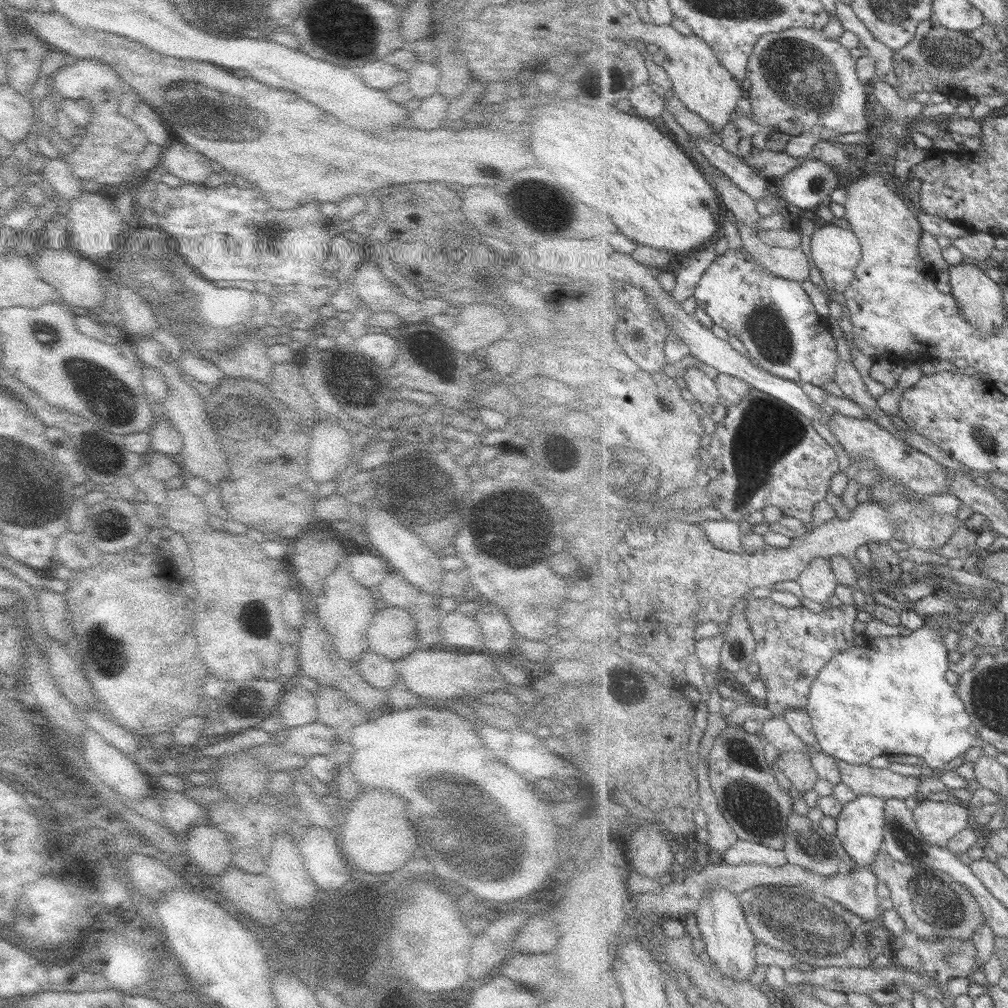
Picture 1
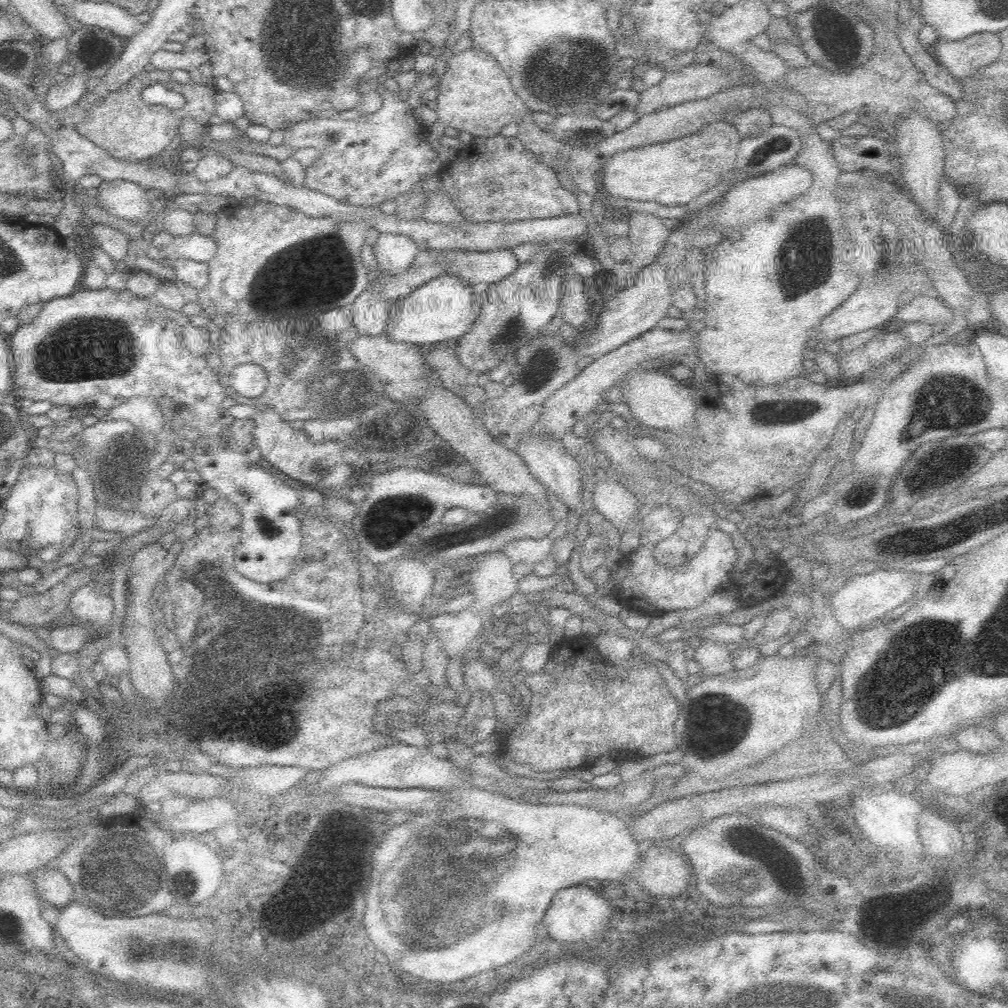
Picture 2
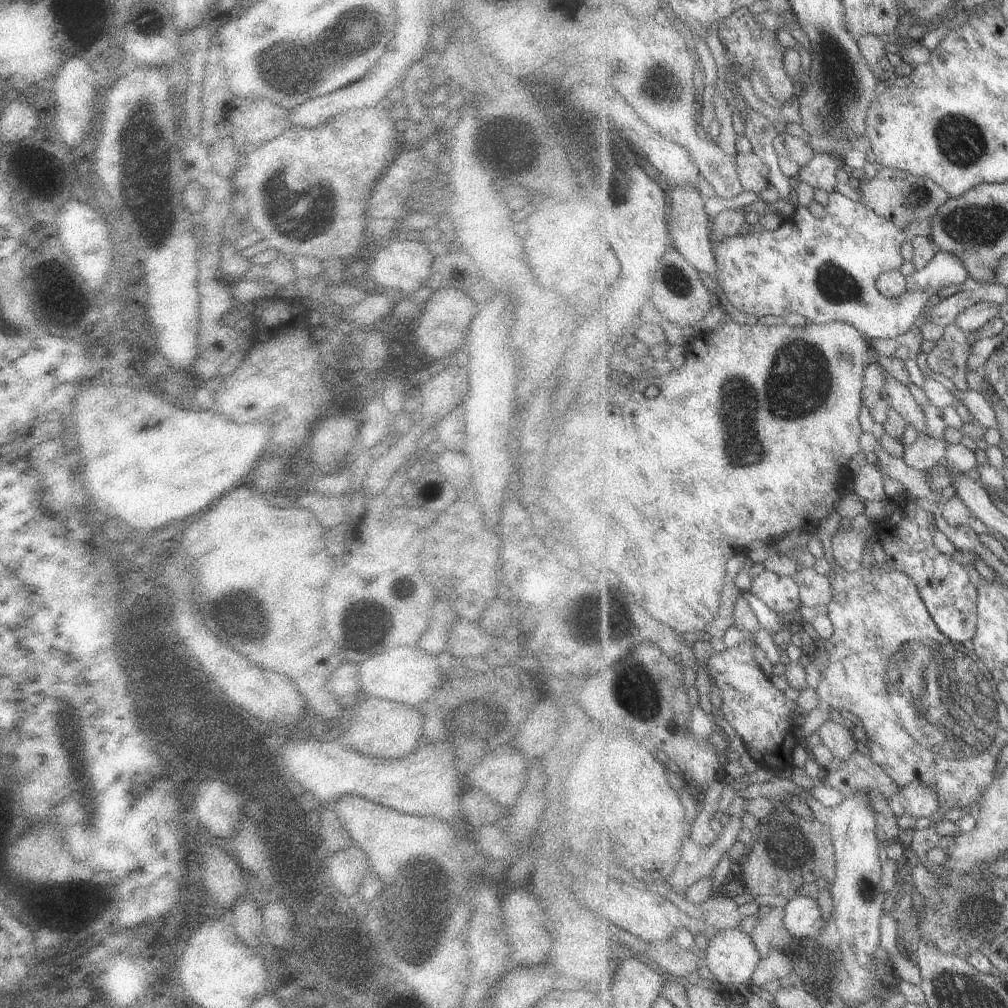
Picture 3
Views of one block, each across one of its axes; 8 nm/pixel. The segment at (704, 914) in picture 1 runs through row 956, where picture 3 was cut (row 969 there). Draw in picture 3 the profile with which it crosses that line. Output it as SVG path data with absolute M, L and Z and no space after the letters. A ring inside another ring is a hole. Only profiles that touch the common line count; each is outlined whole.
M728 928L708 941L703 965L714 974L723 990L733 993L739 984L749 983L762 959L750 933Z

